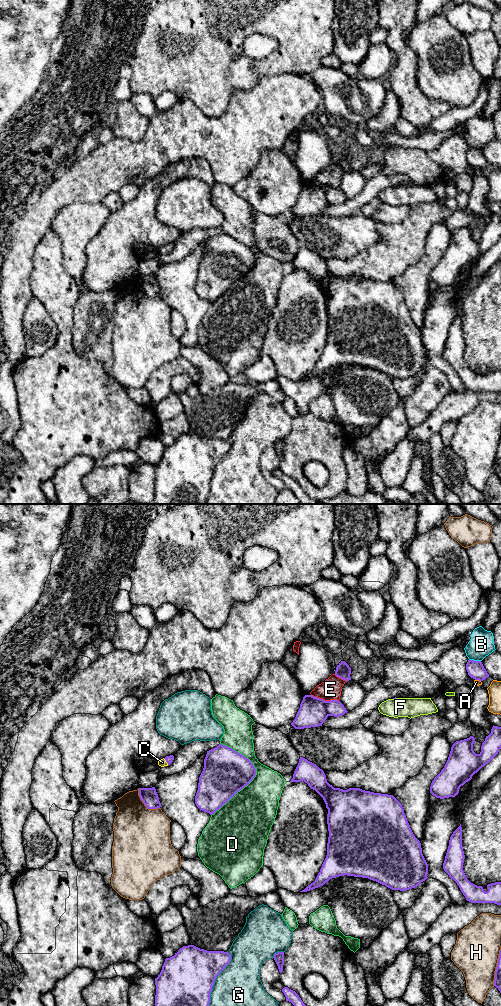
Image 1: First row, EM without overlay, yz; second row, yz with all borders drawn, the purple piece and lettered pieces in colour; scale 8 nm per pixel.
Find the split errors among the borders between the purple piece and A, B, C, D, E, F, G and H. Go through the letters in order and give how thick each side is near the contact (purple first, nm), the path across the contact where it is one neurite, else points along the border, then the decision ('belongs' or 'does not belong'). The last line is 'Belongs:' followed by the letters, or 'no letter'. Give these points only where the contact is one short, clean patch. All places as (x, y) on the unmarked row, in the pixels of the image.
A: calibres 140 and 50 nm; does not belong
B: calibres 140 and 200 nm; does not belong
C: calibres 60 and 60 nm; belongs
D: calibres 360 and 360 nm; does not belong
E: calibres 240 and 170 nm; border yz (311, 182), (325, 188), (338, 189); does not belong
F: calibres 20 and 160 nm; way yz (395, 185), (394, 186), (400, 195); belongs
G: calibres 440 and 460 nm; does not belong
H: calibres 140 and 440 nm; does not belong
Belongs: C, F

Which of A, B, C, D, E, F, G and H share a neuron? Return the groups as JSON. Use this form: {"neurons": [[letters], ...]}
{"neurons": [["A"], ["B", "E"], ["C", "F"], ["D"], ["G"], ["H"]]}

